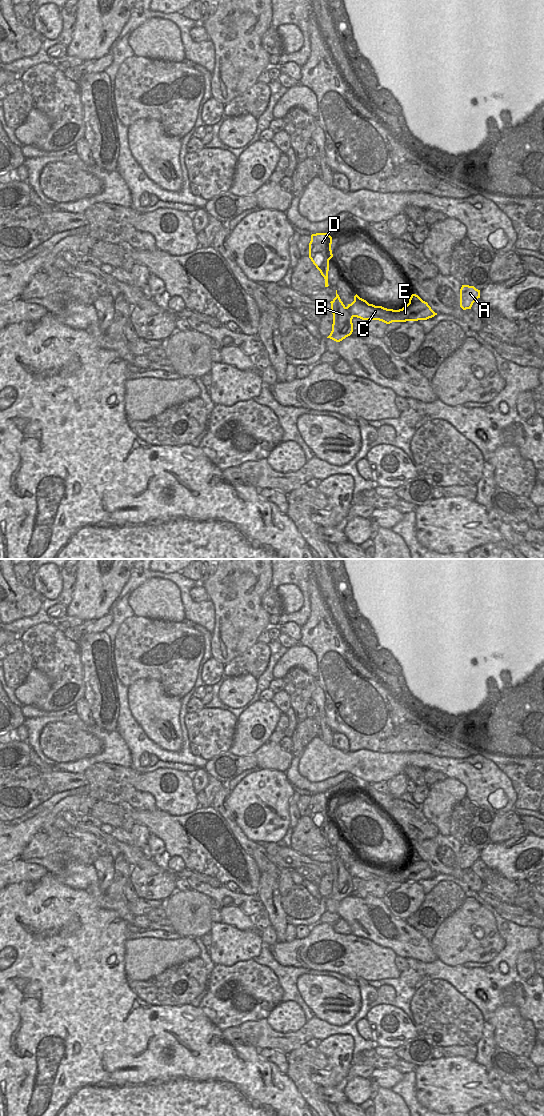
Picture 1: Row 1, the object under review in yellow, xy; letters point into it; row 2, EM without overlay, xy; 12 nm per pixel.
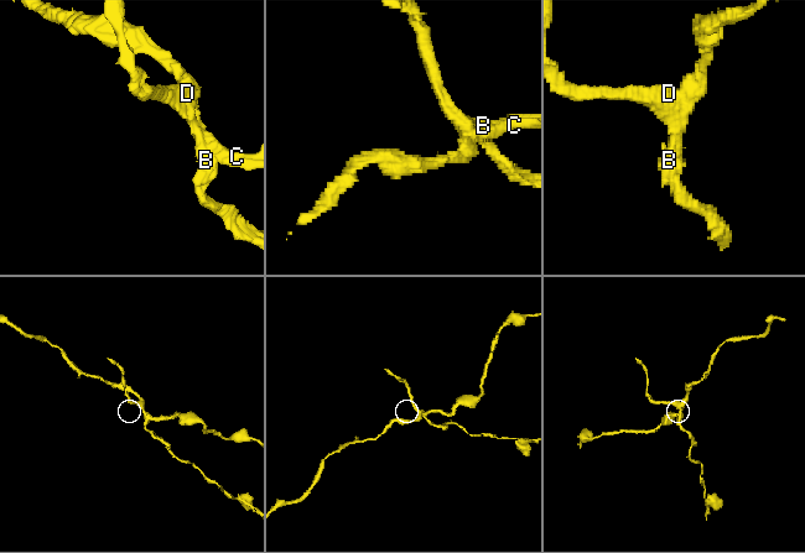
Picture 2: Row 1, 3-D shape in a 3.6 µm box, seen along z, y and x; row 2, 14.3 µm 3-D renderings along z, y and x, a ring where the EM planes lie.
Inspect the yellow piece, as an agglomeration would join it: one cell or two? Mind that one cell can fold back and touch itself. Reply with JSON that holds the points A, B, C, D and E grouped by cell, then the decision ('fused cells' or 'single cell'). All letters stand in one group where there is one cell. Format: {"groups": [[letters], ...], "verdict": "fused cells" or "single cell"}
{"groups": [["A", "C", "E"], ["B", "D"]], "verdict": "fused cells"}

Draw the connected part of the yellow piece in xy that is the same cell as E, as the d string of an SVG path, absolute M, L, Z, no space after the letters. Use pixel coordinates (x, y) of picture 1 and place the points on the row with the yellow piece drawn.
M357 294L354 296L354 301L348 304L346 308L352 317L357 317L362 320L379 320L386 324L392 322L427 320L437 315L428 303L416 294L412 294L409 303L399 310L369 304Z

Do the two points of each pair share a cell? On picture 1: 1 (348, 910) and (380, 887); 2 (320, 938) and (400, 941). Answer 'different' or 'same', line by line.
1: different
2: different

